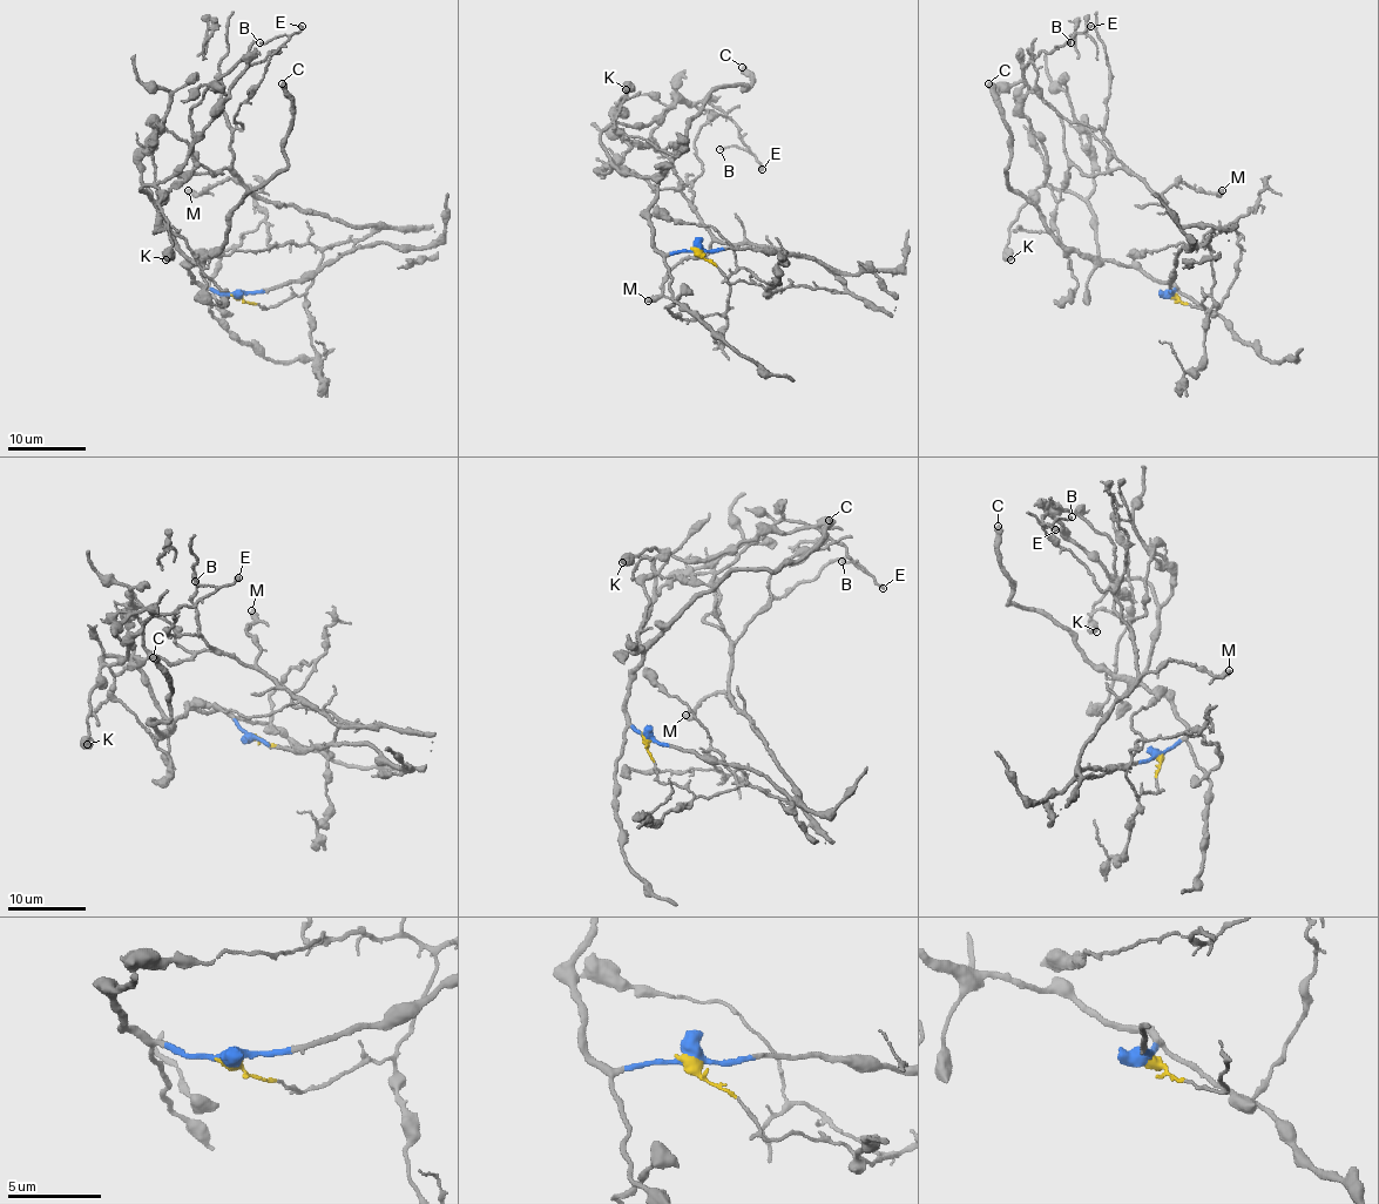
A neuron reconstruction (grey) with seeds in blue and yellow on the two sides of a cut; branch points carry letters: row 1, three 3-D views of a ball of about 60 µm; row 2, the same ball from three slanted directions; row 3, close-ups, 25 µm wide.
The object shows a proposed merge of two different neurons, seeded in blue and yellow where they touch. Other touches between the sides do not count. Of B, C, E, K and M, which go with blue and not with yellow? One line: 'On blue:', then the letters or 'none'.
On blue: B, C, E, K

